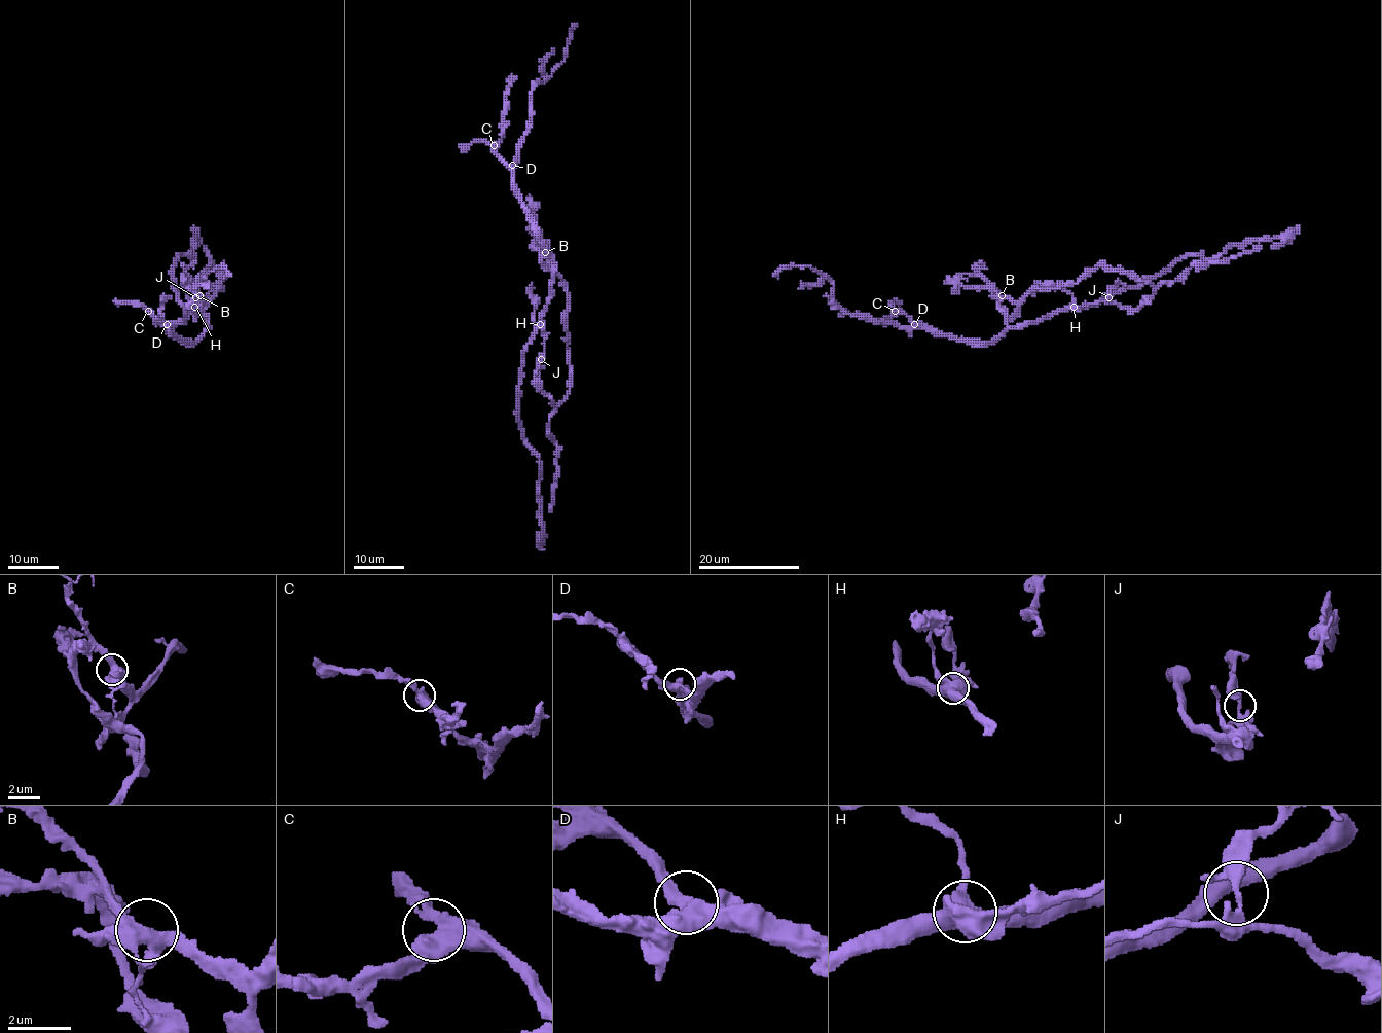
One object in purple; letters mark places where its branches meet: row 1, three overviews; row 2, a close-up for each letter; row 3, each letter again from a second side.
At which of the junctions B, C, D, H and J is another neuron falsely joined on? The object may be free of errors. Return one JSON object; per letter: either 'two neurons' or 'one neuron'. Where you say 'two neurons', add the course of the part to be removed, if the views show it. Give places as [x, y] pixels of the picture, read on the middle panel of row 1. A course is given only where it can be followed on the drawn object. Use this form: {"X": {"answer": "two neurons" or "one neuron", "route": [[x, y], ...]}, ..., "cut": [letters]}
{"B": {"answer": "one neuron"}, "C": {"answer": "one neuron"}, "D": {"answer": "one neuron"}, "H": {"answer": "two neurons", "route": [[540, 324], [544, 358], [535, 384], [559, 403], [570, 388], [568, 288], [531, 230], [529, 209], [539, 204]]}, "J": {"answer": "one neuron"}, "cut": ["H"]}

